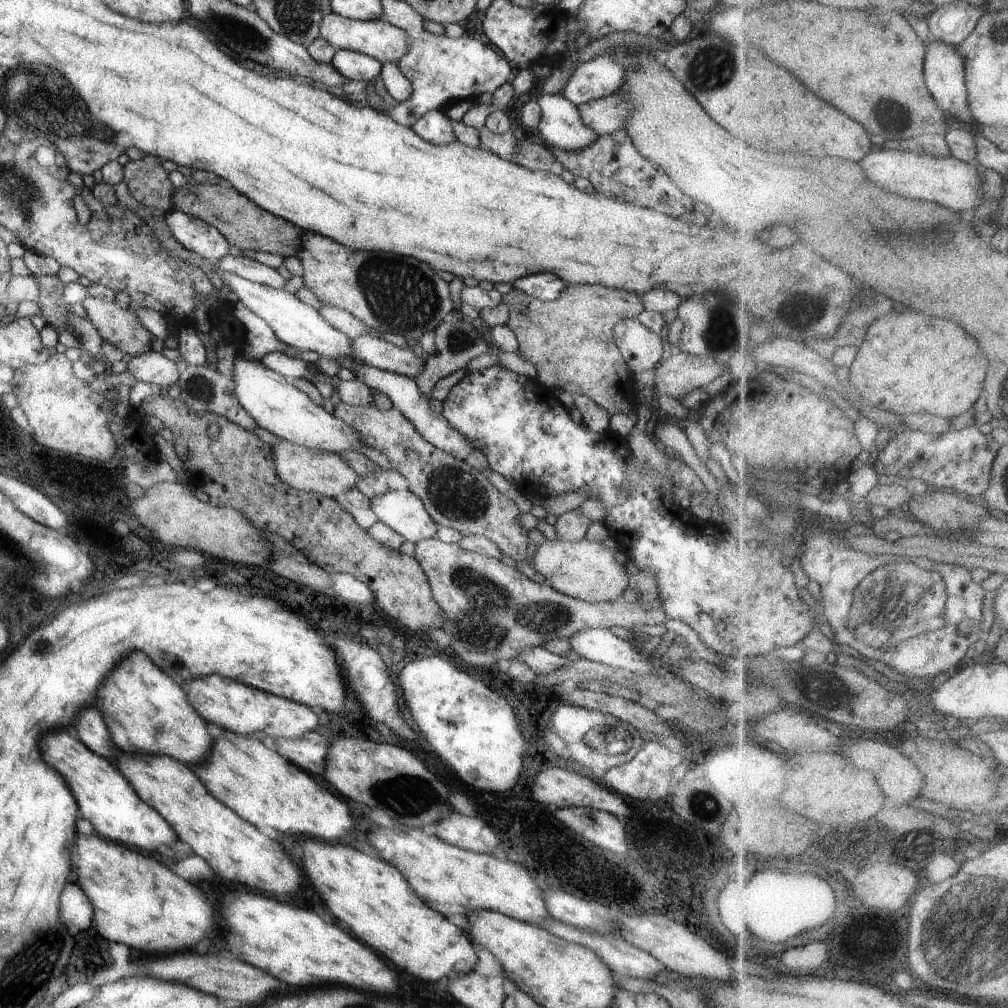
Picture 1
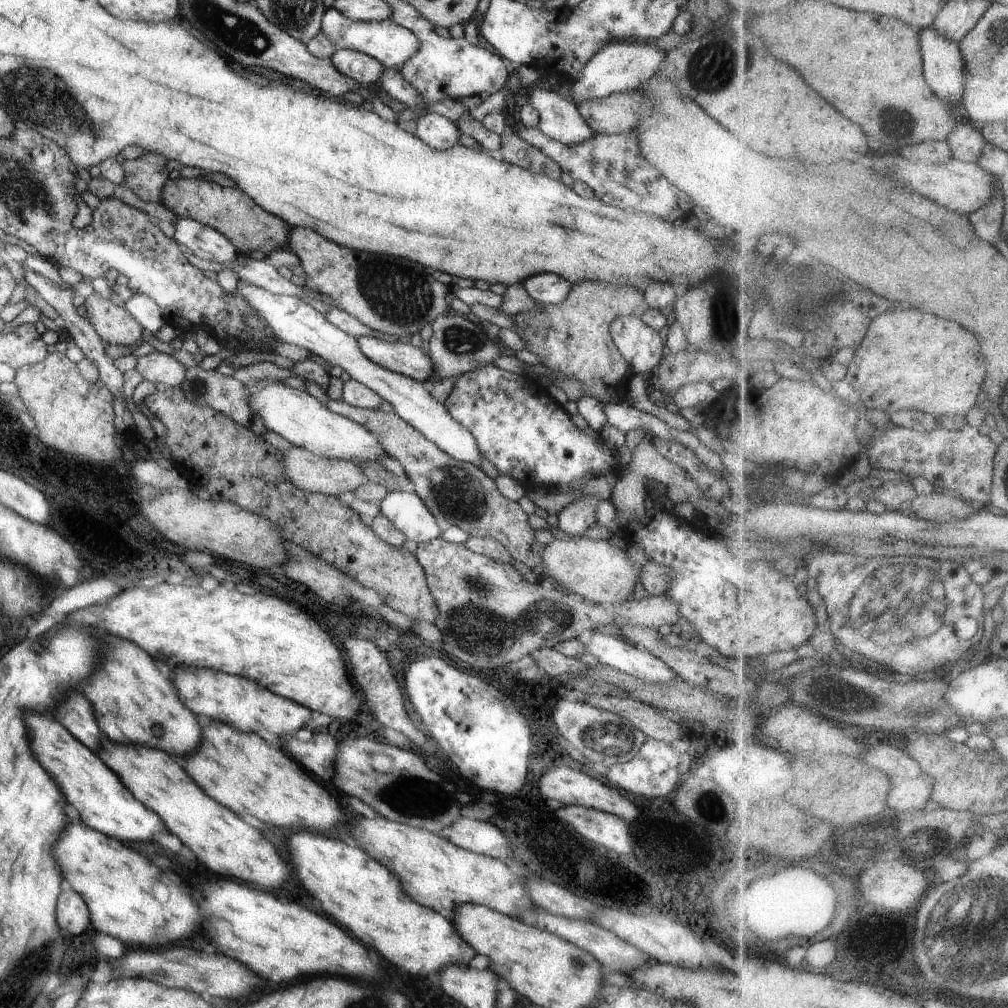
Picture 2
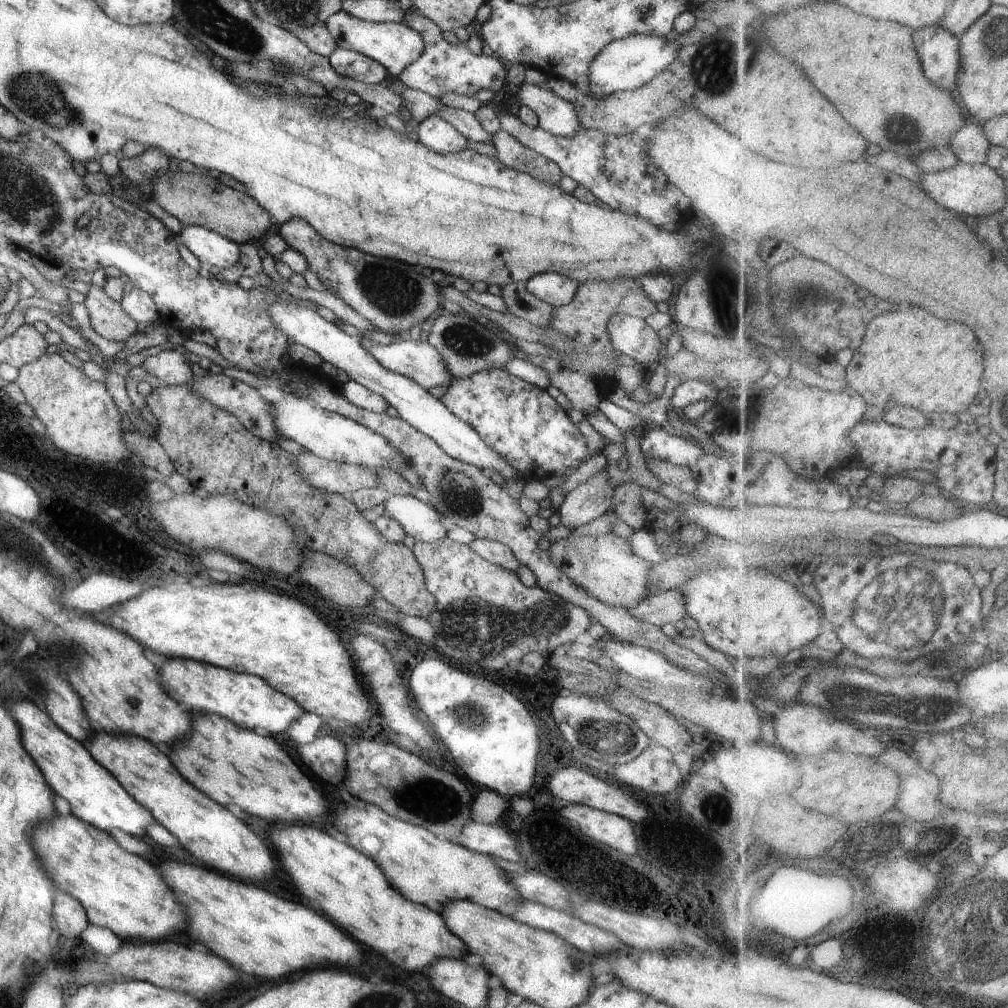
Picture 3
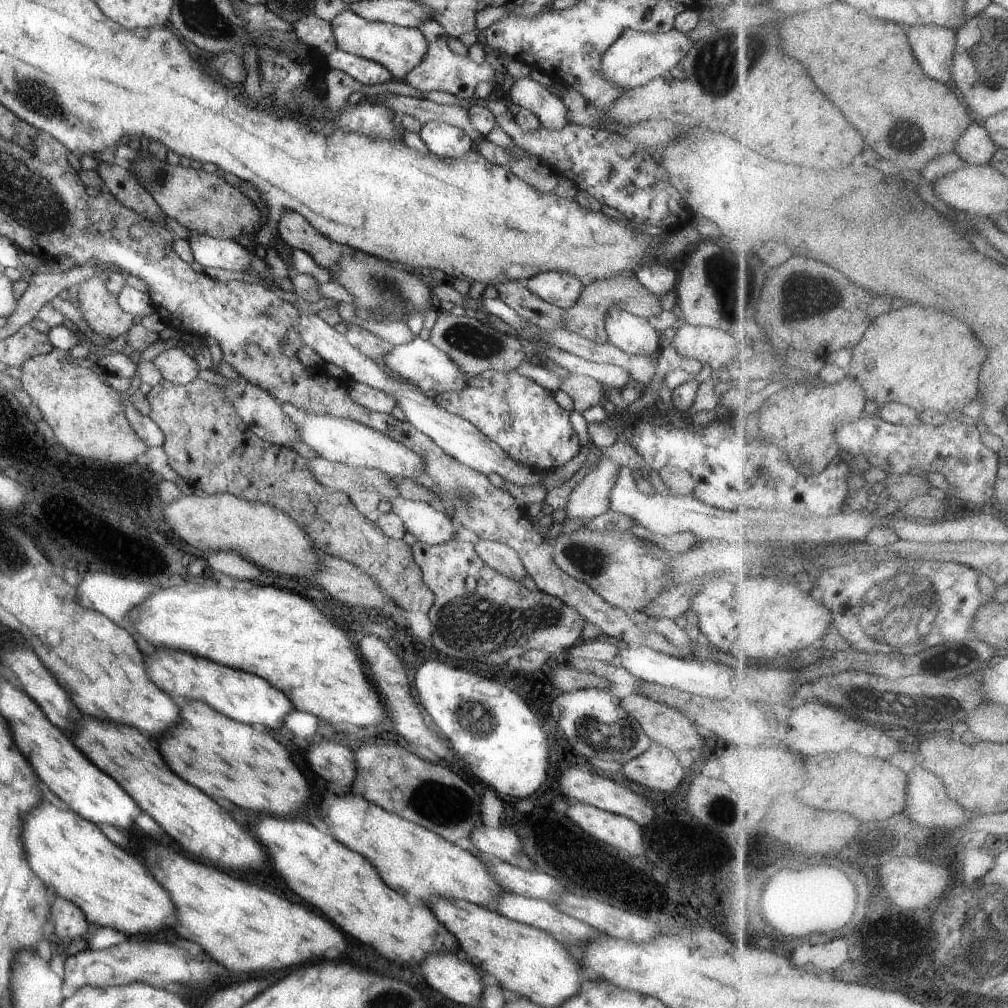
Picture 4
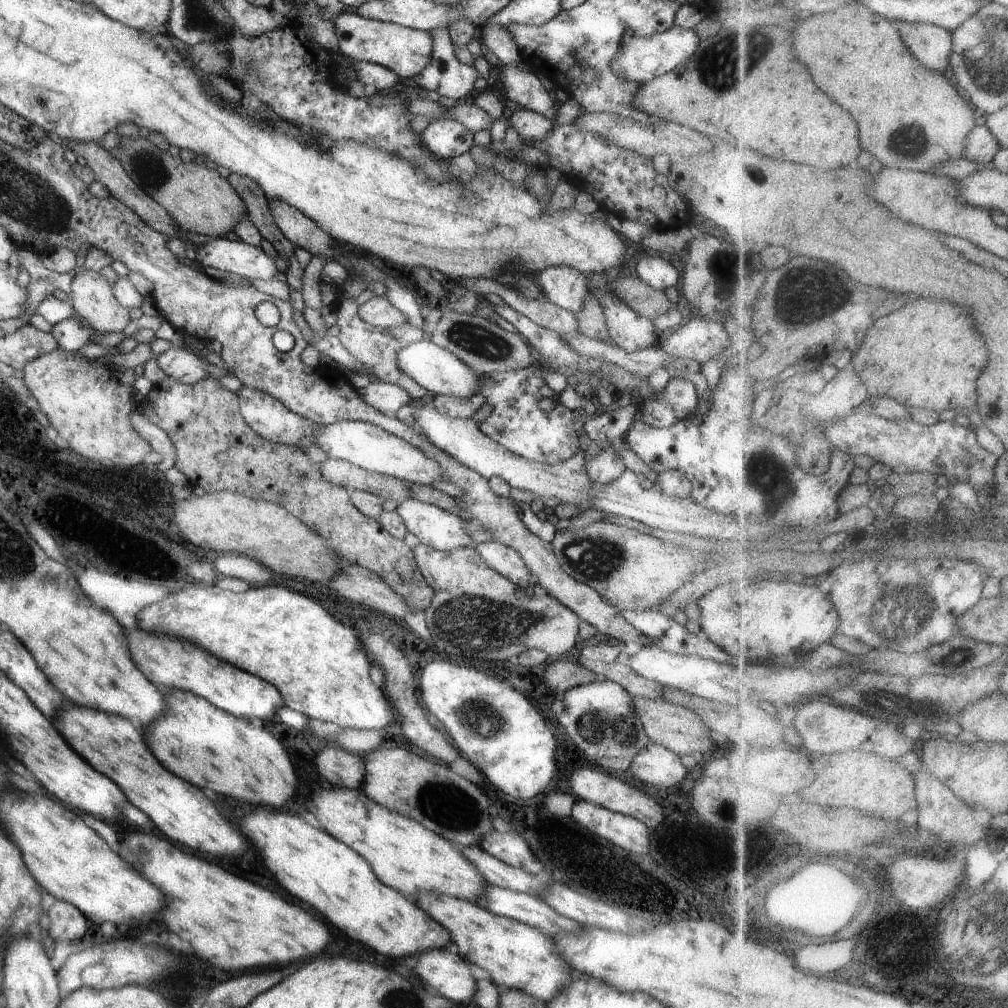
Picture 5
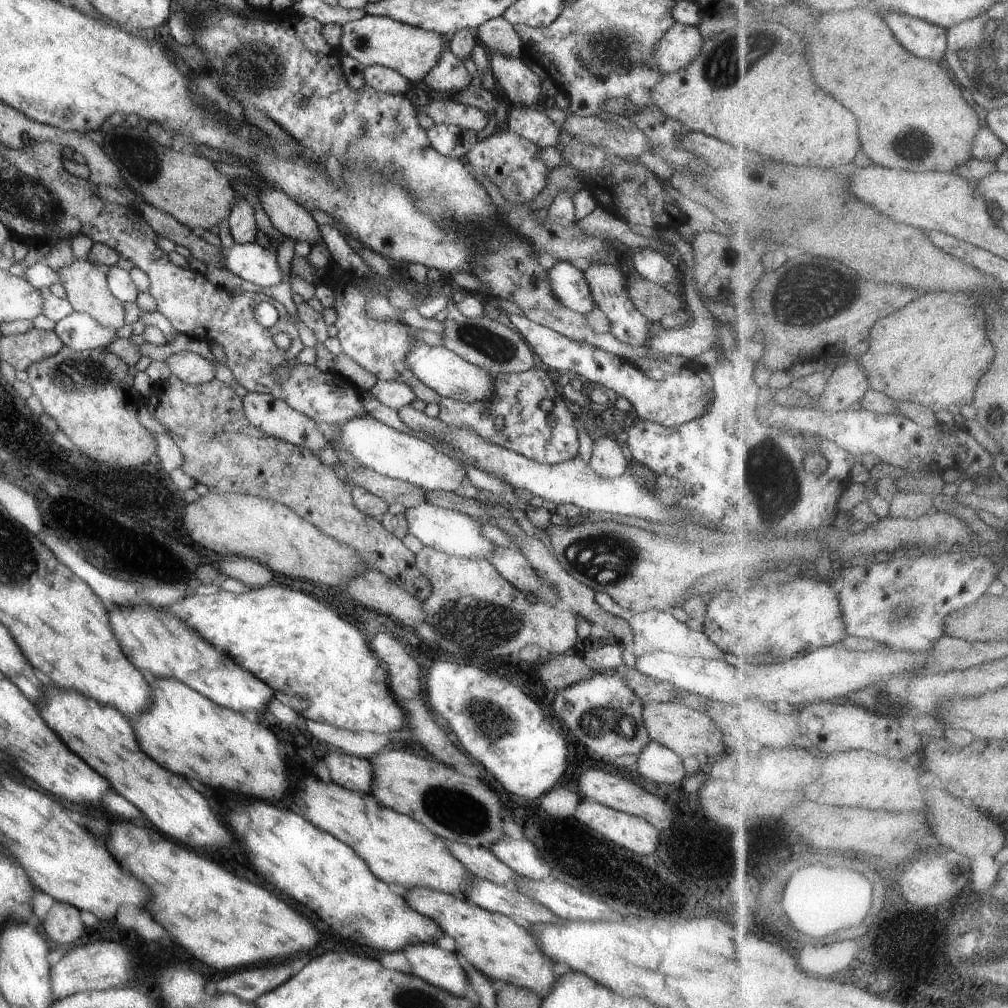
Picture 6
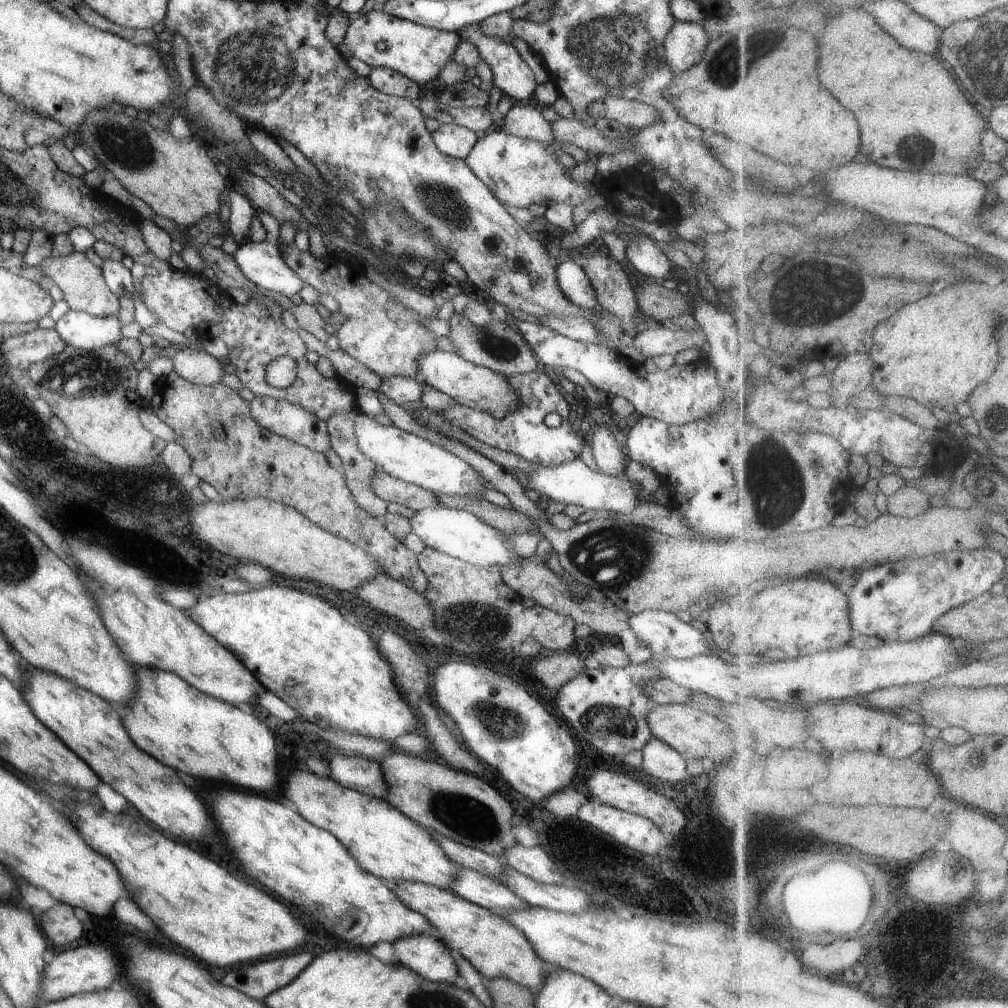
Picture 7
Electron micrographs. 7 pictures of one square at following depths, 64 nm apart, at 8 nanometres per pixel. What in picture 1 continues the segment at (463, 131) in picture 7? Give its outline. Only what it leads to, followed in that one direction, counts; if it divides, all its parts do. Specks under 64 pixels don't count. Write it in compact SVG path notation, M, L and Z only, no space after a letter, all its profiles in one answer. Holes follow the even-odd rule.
M440 109L426 111L411 129L426 142L435 145L447 145L456 140L452 121Z

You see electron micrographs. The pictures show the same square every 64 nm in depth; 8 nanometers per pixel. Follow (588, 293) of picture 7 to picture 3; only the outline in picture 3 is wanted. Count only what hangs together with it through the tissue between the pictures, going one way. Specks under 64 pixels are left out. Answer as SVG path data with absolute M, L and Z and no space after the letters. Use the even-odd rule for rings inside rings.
M538 274L525 282L526 288L536 298L556 306L568 306L572 303L580 284L572 278L560 274Z

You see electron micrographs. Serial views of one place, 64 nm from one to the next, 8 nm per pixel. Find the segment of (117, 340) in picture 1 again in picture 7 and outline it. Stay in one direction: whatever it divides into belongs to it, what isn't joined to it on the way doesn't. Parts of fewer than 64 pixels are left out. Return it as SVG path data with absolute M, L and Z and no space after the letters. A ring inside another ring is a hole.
M72 251L70 254L59 257L48 257L37 264L45 272L51 284L54 284L64 293L64 300L72 311L84 311L94 316L105 317L115 314L117 317L118 296L106 284L102 269L94 265L83 252Z

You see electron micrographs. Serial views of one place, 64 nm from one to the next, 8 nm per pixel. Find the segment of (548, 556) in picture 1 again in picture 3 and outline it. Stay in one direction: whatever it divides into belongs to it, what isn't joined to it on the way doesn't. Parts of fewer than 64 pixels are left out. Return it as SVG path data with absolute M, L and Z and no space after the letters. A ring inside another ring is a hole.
M612 531L600 536L589 534L575 536L574 534L570 534L569 537L565 539L554 541L549 549L549 553L554 564L562 570L563 573L566 573L567 576L575 582L575 585L581 586L583 591L595 596L608 606L632 609L641 600L644 600L649 594L654 592L649 587L648 580L649 572L654 563L652 561L646 561L636 555L636 553L632 551L629 540L630 538L620 537Z

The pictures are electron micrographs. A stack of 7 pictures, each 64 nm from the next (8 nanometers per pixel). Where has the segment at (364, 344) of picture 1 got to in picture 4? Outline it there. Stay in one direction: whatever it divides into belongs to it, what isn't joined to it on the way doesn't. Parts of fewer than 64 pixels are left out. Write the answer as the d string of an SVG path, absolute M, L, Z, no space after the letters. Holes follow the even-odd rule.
M416 337L405 345L394 345L384 358L385 363L404 379L412 382L418 389L425 392L436 392L437 395L461 391L466 388L467 374L448 356L447 352L434 346L429 340Z

